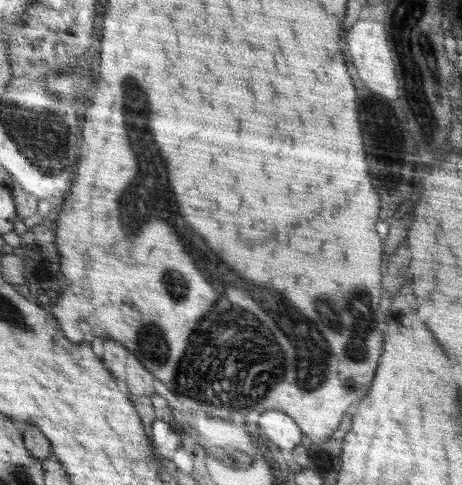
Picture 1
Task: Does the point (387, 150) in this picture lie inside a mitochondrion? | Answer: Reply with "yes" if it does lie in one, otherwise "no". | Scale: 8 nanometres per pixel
yes

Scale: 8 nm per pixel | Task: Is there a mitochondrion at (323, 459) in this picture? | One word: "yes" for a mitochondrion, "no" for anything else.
yes

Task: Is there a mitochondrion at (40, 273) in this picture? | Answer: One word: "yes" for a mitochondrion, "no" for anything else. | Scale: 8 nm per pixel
yes

